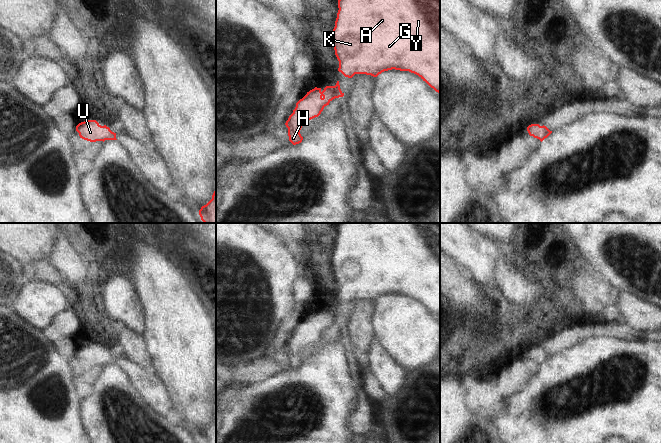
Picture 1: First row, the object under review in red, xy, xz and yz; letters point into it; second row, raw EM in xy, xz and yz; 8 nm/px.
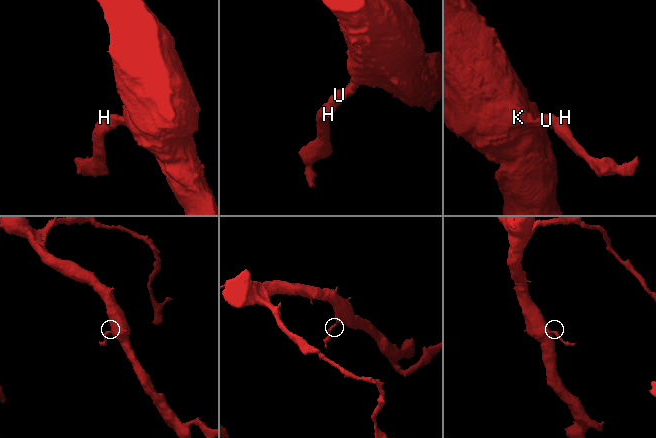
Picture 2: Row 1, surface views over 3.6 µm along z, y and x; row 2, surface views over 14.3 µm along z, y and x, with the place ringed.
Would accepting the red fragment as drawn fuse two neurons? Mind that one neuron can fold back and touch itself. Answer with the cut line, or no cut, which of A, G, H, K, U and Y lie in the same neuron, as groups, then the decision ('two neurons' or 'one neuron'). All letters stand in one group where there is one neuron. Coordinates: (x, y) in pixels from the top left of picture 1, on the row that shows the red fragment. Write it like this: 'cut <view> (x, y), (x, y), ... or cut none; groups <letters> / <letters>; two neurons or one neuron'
cut none; groups A G H K U Y; one neuron

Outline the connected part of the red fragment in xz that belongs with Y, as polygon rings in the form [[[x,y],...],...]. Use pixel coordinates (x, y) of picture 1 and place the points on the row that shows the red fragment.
[[[338,0],[338,13],[333,29],[333,47],[339,61],[338,71],[345,77],[366,74],[377,77],[384,71],[409,71],[418,75],[436,92],[440,93],[440,0]]]

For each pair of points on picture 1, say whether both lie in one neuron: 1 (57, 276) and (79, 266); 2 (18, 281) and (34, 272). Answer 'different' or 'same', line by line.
1: different
2: different

